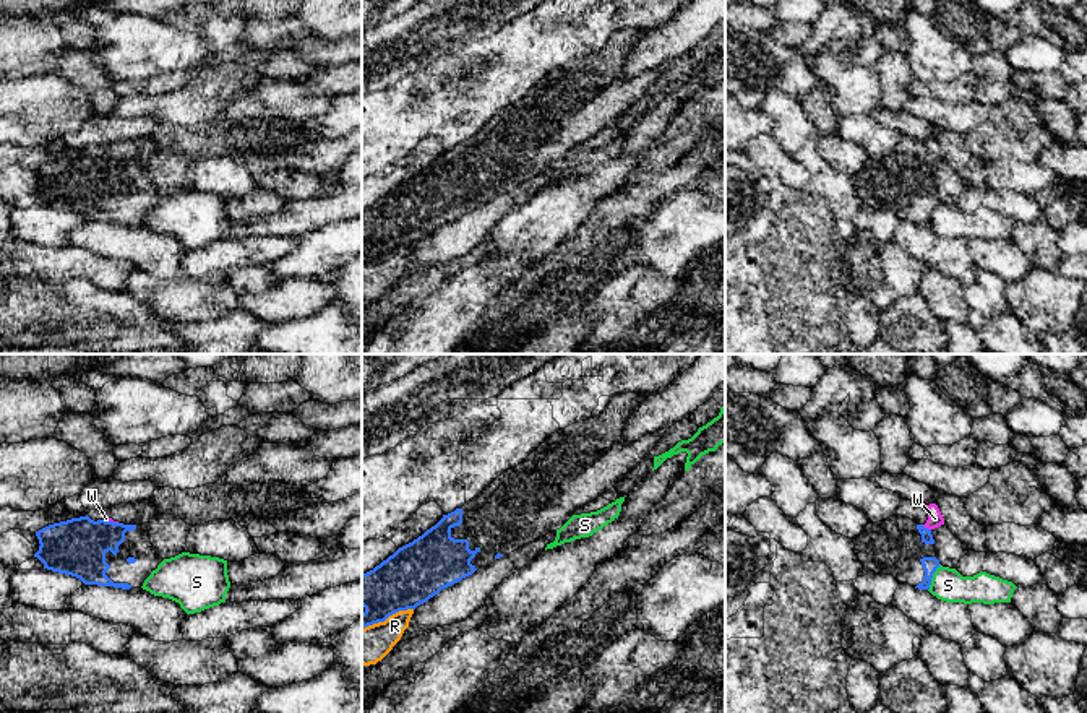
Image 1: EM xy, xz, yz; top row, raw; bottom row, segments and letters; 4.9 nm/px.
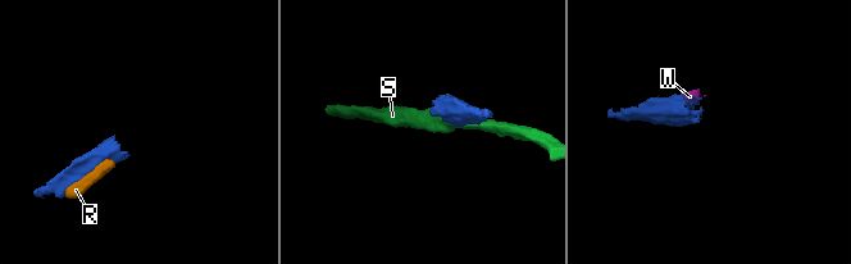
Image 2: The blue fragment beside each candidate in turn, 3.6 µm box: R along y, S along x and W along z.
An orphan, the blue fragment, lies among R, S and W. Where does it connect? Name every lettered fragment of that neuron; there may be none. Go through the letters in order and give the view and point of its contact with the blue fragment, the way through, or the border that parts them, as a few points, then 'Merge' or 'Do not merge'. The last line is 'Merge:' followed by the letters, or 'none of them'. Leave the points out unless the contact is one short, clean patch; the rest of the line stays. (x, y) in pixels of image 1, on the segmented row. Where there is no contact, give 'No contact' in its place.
R: Touches blue at xz (386, 617). Do not merge
S: Touches blue at yz (932, 577). Do not merge
W: Touches blue at yz (927, 528). Boundary: yz (922, 525), (930, 530). Do not merge
Merge: none of them

